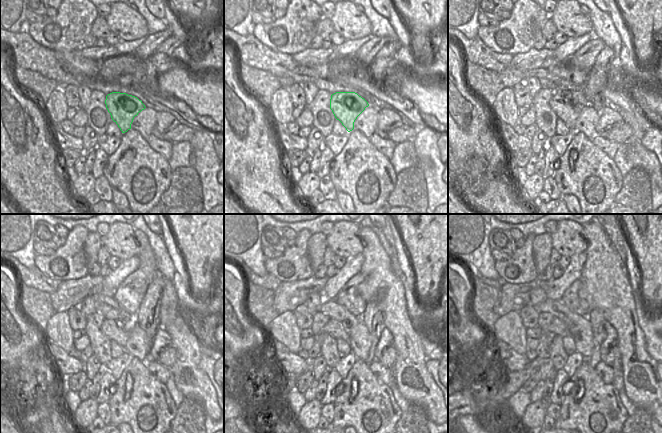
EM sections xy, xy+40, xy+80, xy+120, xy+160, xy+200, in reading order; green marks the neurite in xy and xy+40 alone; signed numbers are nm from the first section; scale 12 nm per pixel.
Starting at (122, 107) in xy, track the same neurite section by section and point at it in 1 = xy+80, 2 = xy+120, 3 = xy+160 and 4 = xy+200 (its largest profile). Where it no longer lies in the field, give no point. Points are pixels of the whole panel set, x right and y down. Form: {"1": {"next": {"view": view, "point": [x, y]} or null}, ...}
{"1": {"next": {"view": "xy+80", "point": [567, 105]}}, "2": {"next": {"view": "xy+120", "point": [118, 331]}}, "3": {"next": {"view": "xy+160", "point": [335, 329]}}, "4": {"next": {"view": "xy+200", "point": [557, 327]}}}

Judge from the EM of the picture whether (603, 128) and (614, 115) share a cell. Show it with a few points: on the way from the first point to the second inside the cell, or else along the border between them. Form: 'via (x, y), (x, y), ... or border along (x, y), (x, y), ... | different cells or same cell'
via (604, 125), (611, 118) | same cell

